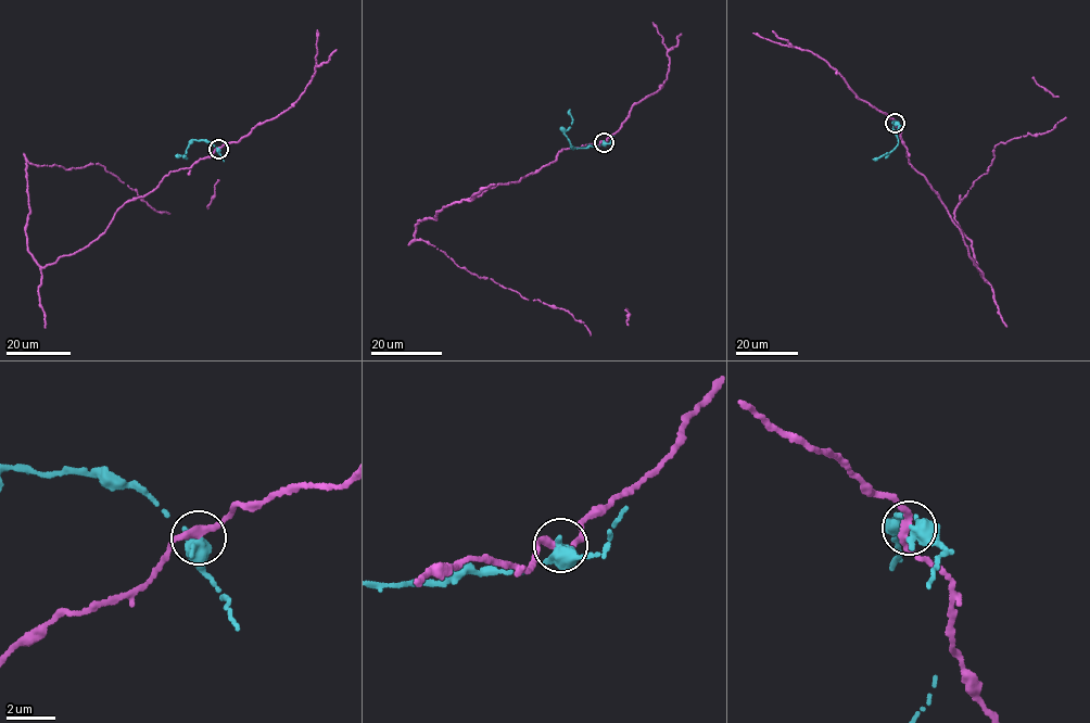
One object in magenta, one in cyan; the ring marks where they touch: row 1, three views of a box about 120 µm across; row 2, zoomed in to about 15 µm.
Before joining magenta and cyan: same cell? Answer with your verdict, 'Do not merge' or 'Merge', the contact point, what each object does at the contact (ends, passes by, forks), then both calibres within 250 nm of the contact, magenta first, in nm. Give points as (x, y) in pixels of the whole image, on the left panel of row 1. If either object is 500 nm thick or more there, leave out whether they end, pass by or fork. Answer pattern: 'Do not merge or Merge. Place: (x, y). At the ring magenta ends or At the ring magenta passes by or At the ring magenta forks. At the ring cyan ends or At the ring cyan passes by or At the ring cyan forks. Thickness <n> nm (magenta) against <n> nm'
Do not merge. Place: (218, 149). Thickness 320 nm (magenta) against 550 nm

